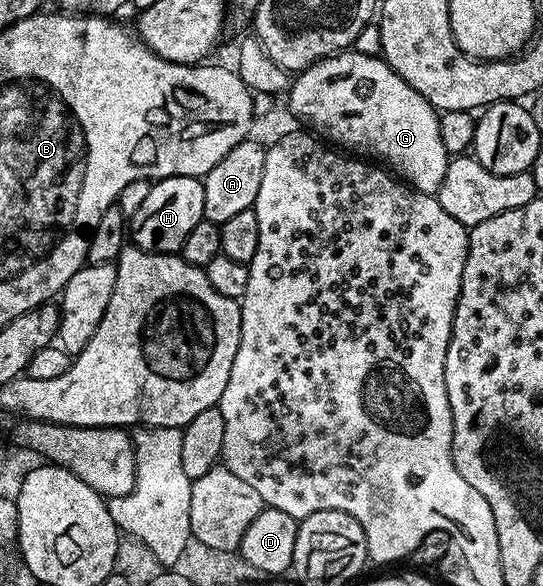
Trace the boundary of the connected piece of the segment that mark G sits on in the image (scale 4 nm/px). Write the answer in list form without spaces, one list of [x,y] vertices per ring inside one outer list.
[[[352,49],[330,55],[328,59],[317,61],[298,72],[290,84],[290,95],[292,113],[297,118],[304,119],[308,123],[306,126],[328,144],[386,165],[404,184],[426,195],[435,195],[441,189],[449,156],[445,145],[441,145],[440,112],[412,85],[407,84],[384,58],[365,55]]]

